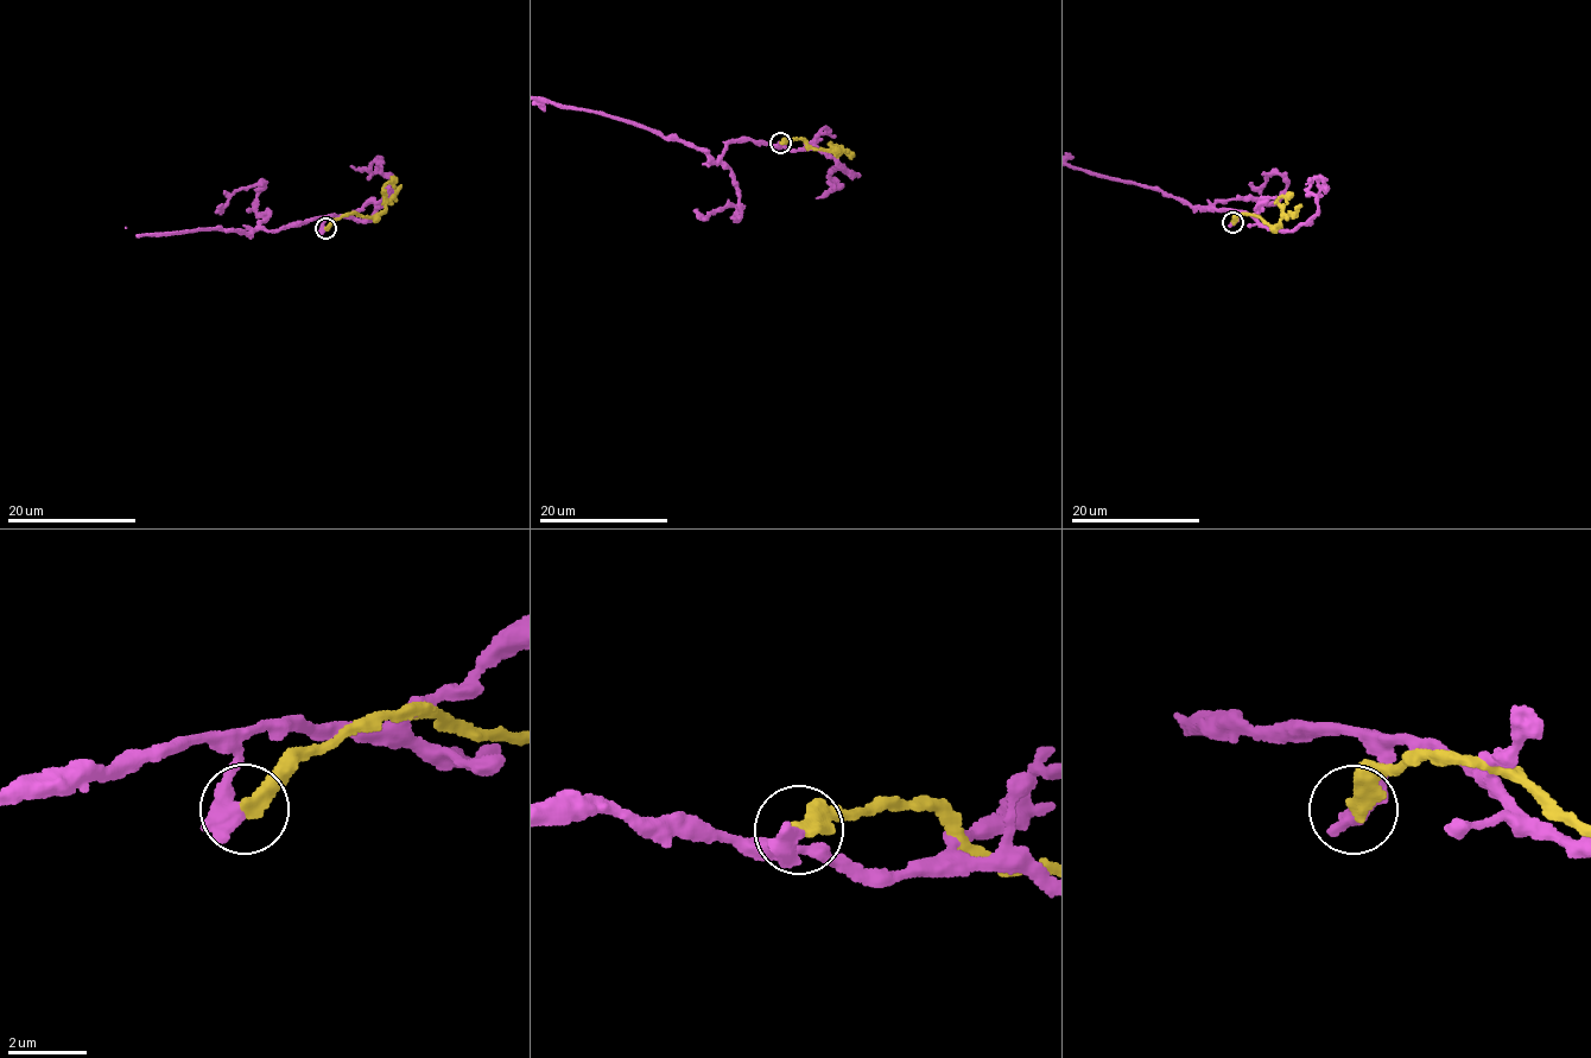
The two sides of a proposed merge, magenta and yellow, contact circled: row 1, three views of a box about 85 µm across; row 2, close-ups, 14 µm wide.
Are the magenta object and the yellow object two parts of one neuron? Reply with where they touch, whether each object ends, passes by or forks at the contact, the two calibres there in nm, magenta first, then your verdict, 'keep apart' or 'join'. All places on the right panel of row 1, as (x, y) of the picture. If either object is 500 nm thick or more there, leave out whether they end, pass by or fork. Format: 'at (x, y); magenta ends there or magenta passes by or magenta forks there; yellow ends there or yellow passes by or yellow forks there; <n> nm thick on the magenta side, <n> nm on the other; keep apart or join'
at (1233, 222); 500 nm thick on the magenta side, 360 nm on the other; keep apart

